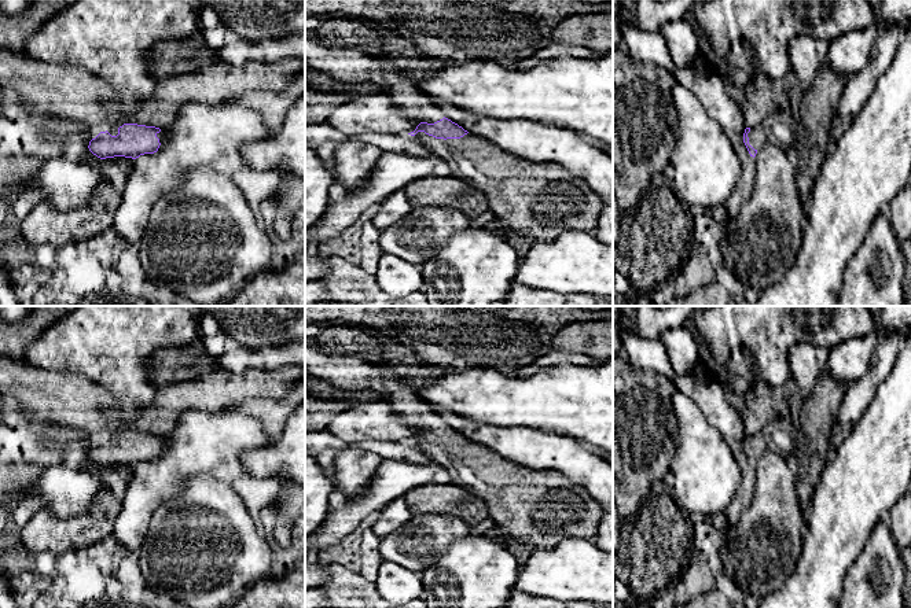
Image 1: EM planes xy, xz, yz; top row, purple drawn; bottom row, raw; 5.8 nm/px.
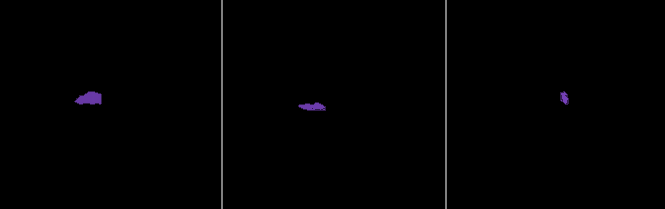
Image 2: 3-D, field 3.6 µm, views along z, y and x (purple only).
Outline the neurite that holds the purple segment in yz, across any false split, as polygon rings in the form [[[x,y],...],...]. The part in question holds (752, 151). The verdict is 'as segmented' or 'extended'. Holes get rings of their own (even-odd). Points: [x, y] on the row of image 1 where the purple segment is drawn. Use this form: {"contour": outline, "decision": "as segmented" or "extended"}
{"contour": [[[786,104],[778,113],[765,118],[758,126],[746,128],[743,143],[753,158],[765,143],[778,145],[789,154],[794,152],[796,121]]], "decision": "extended"}

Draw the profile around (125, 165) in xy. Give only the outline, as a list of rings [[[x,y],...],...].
[[[114,156],[114,166],[125,176],[131,176],[135,170],[136,159],[125,158],[125,156]]]

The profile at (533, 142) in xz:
[[[437,102],[444,117],[470,135],[529,162],[552,162],[585,181],[602,199],[603,207],[594,229],[595,237],[613,246],[613,156],[584,141],[578,133],[532,121],[503,121],[475,115],[460,107]]]

